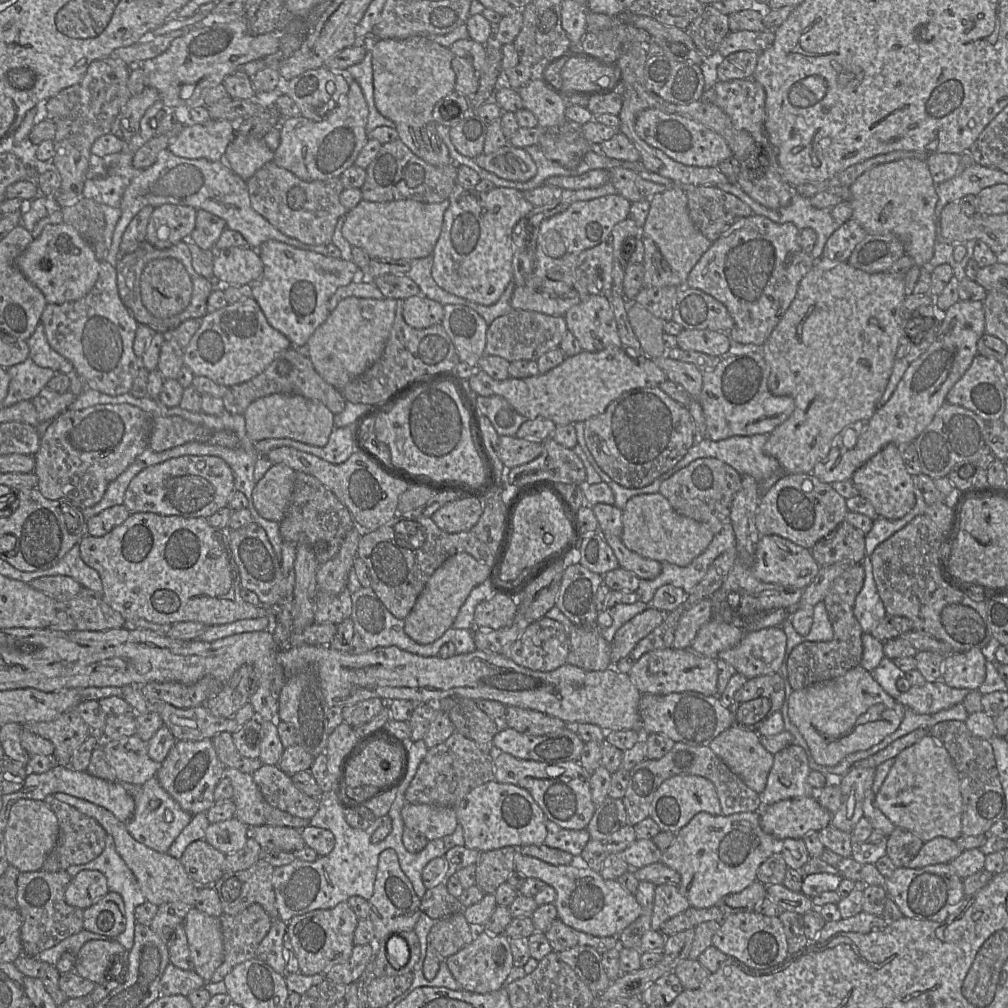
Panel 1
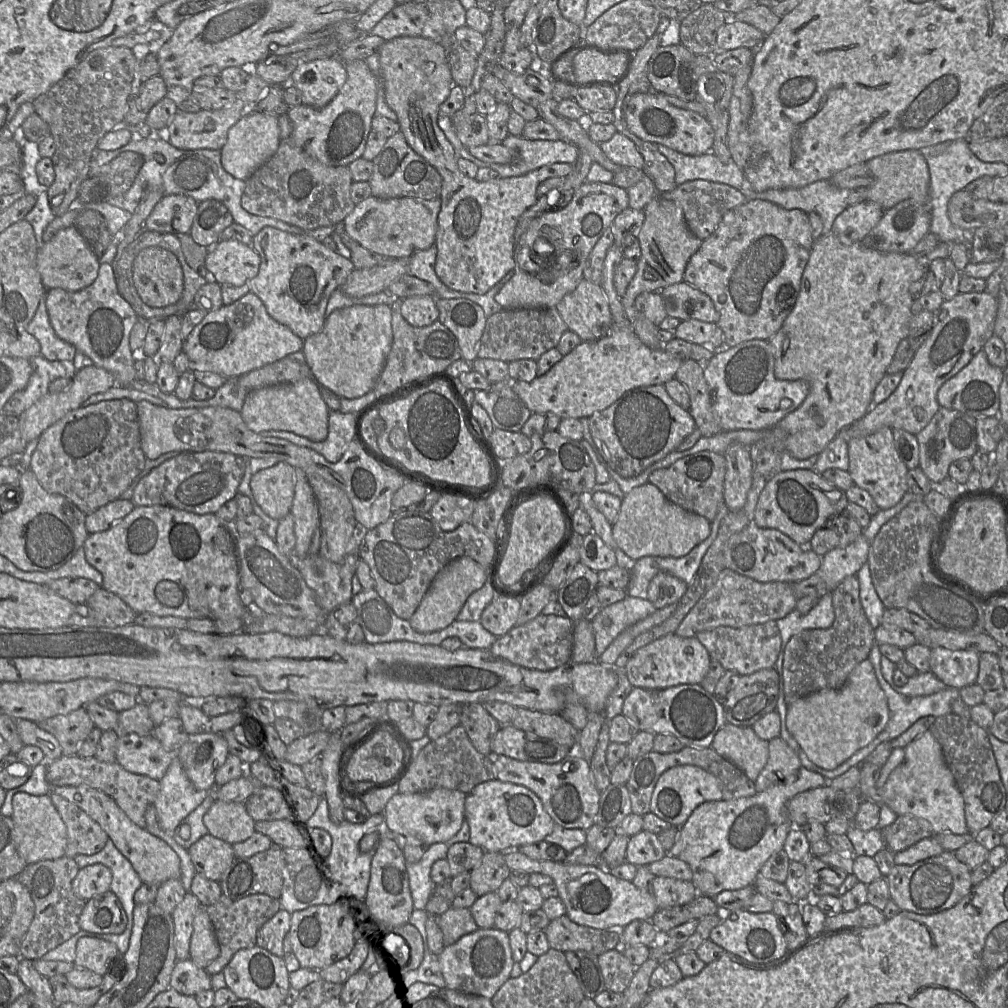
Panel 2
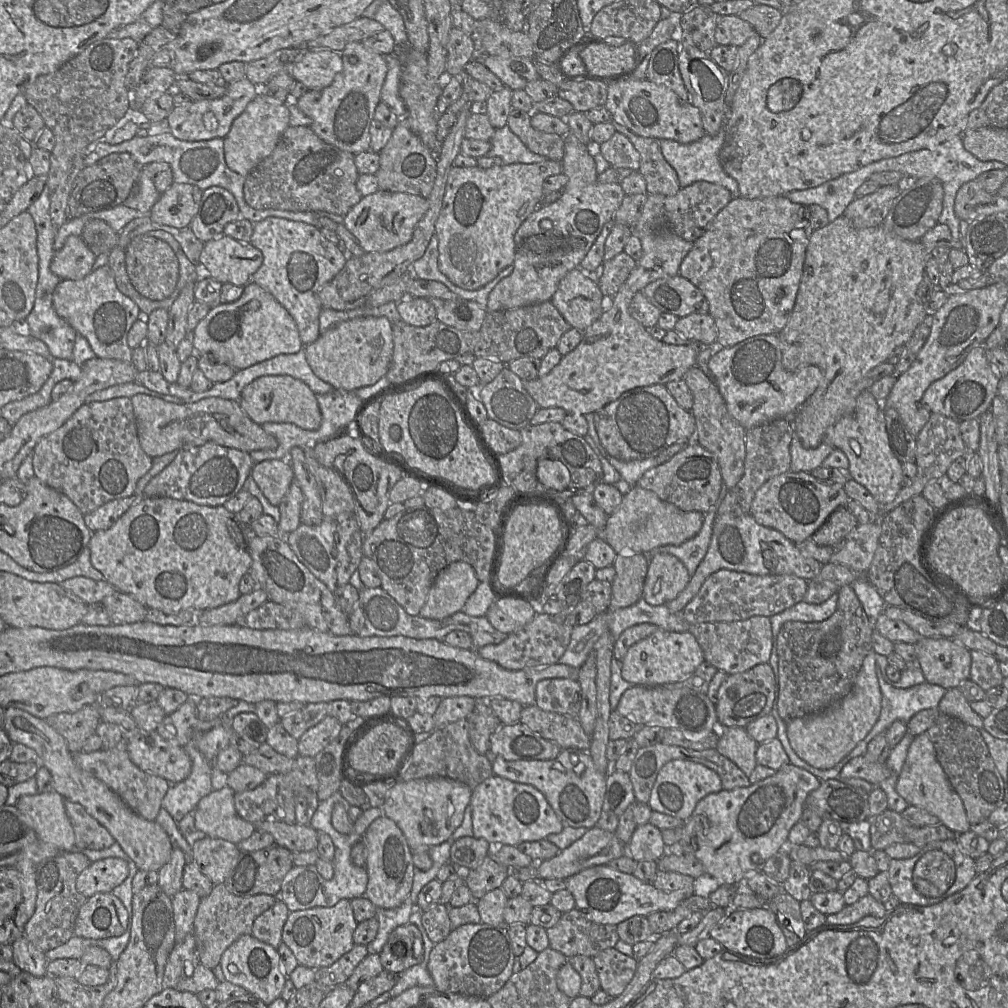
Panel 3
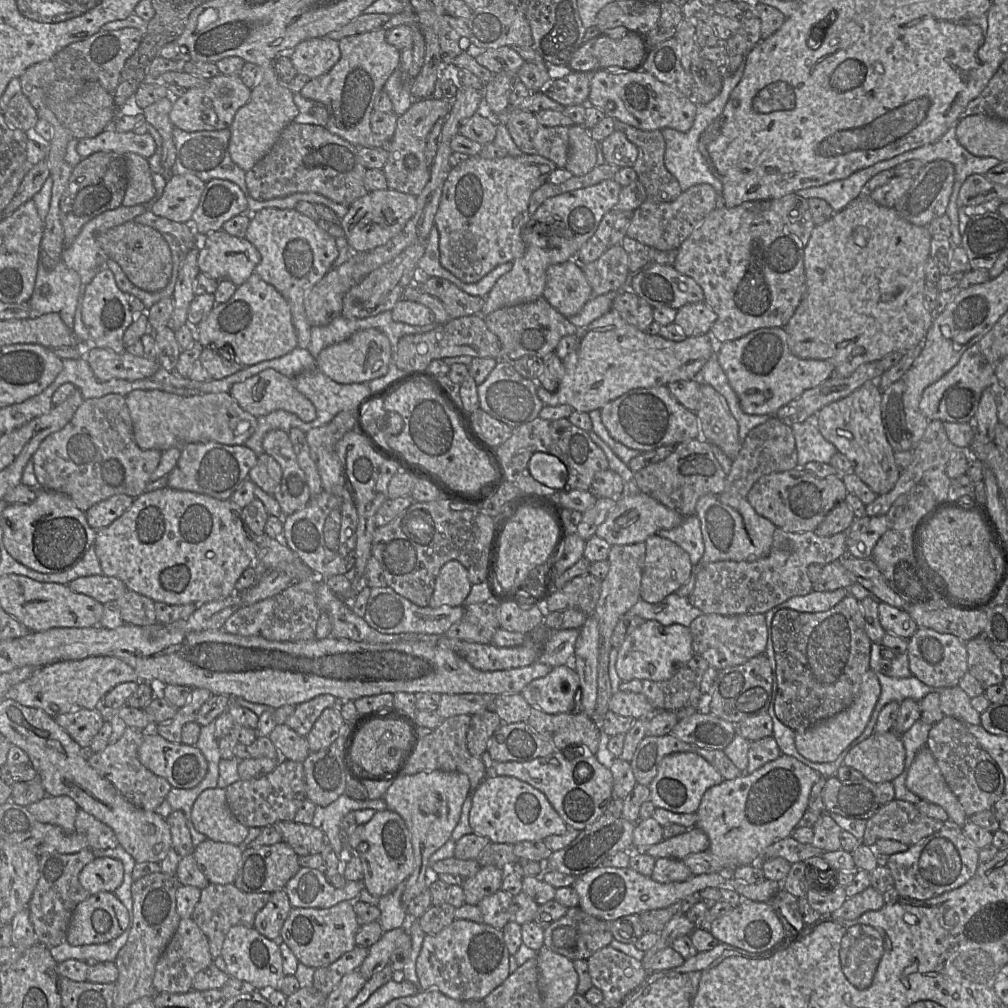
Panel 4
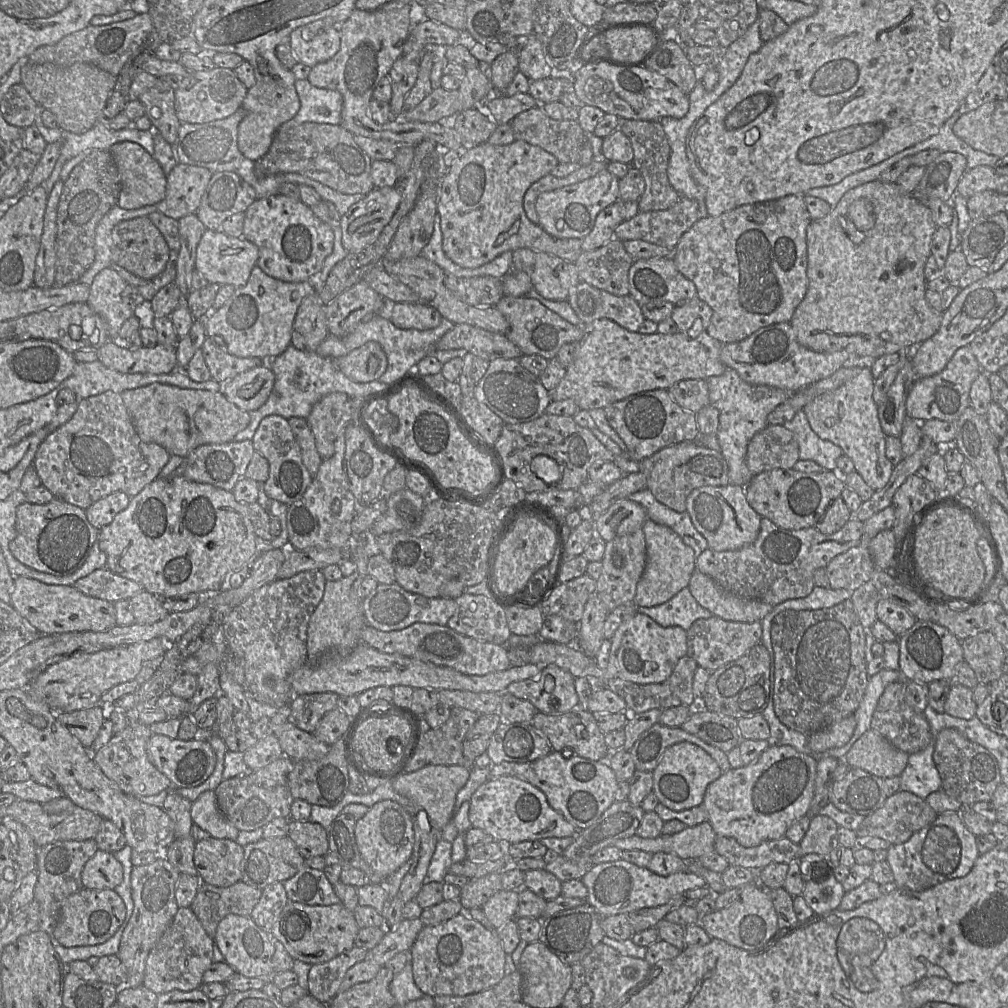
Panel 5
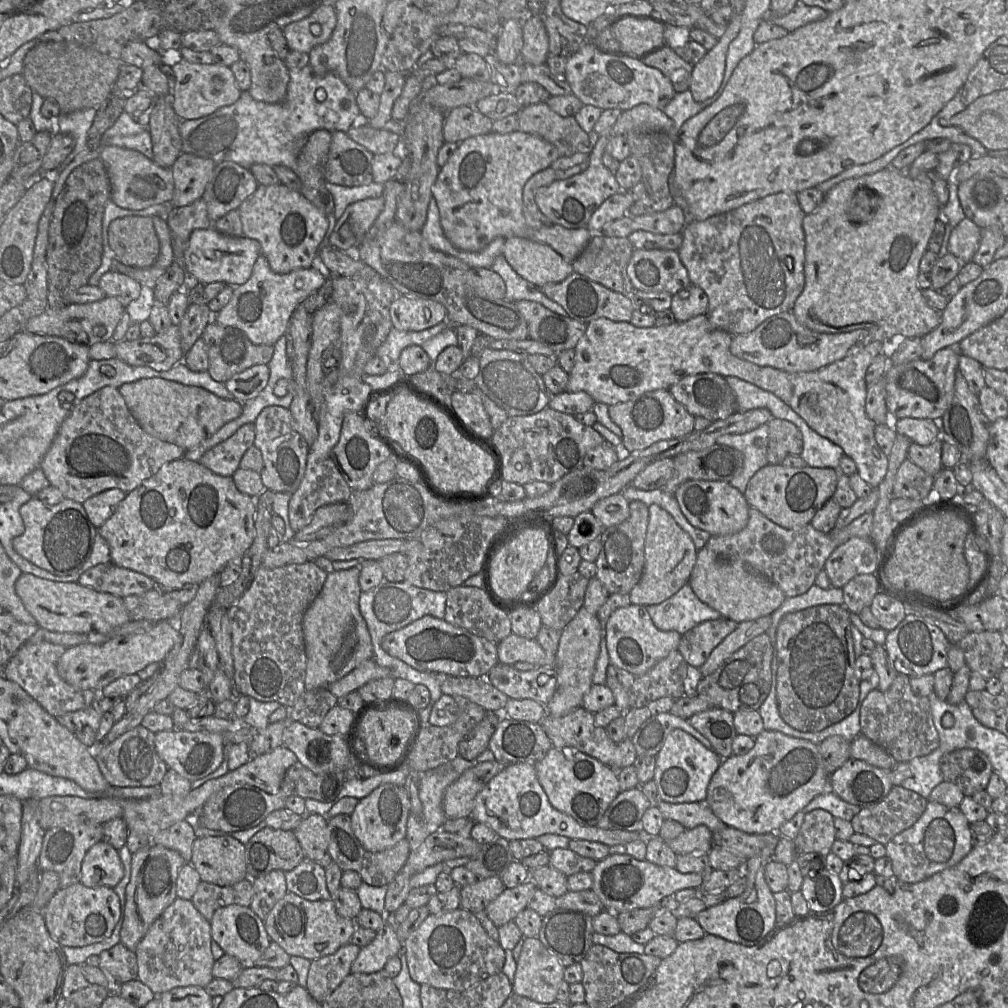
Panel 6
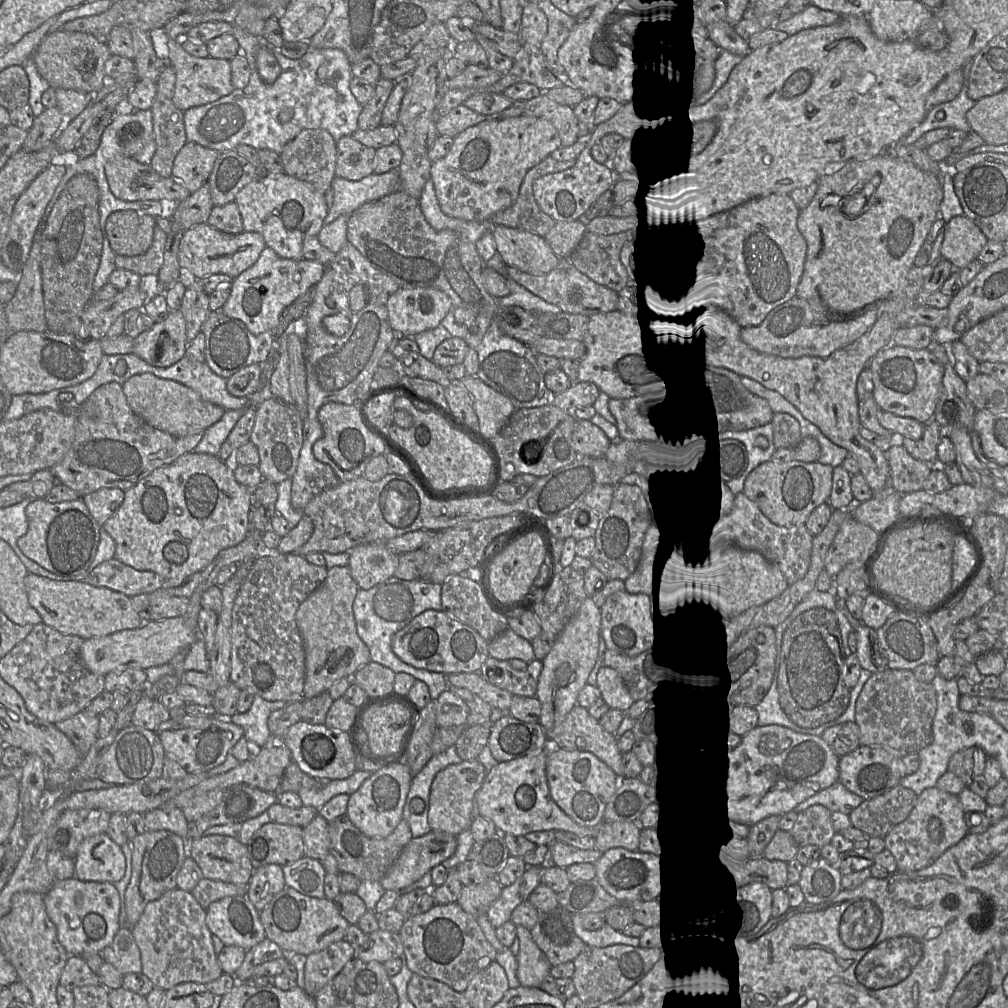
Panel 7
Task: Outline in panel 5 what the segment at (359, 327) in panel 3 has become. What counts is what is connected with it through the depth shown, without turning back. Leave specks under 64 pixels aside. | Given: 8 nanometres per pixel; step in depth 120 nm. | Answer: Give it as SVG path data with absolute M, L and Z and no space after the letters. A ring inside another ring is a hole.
M374 341L334 360L346 377L358 383L378 380L387 368L387 356L381 345Z

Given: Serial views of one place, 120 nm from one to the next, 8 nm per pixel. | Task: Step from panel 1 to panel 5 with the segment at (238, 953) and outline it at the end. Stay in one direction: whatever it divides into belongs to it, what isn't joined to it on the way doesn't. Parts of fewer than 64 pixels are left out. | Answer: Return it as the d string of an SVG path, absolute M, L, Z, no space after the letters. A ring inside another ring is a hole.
M239 881L228 887L201 882L190 906L208 936L214 939L219 922L229 914L250 917L262 889Z

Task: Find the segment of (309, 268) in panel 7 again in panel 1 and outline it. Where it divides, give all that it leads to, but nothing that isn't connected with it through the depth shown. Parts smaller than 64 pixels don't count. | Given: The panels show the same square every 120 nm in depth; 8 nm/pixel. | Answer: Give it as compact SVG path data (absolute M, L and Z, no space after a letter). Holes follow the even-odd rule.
M248 297L228 303L217 310L208 311L184 349L183 361L195 376L205 376L218 384L230 387L252 379L261 373L279 353L290 347L292 345L289 339L268 323L256 300Z

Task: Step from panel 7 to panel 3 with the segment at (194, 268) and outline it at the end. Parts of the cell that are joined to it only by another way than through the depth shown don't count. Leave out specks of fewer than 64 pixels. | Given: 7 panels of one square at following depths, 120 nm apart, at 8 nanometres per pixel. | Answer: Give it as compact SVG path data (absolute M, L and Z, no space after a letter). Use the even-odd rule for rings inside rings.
M221 235L204 244L199 267L222 284L245 286L263 263L263 255L250 242Z

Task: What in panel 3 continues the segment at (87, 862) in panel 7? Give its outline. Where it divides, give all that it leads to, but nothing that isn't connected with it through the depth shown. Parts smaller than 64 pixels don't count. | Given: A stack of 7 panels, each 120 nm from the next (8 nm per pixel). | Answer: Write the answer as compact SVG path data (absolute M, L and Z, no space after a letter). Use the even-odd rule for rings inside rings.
M105 858L91 862L76 879L76 888L85 897L111 892L128 874L126 861L120 858Z

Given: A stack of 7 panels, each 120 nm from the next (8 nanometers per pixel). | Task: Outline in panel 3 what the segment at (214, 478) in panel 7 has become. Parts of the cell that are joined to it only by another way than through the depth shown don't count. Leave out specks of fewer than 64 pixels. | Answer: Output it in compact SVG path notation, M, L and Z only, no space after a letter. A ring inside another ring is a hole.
M142 496L112 527L92 533L90 560L105 581L146 608L158 609L166 614L202 612L234 602L240 597L240 580L252 566L249 553L251 534L250 526L240 520L239 513L231 513L223 505L211 507L187 500Z

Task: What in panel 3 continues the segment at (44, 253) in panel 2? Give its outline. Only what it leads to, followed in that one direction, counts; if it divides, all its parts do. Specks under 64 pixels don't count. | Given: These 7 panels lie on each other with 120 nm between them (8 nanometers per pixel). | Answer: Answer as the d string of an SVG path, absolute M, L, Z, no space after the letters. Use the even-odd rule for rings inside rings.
M71 235L66 239L64 246L55 251L50 263L50 270L61 280L80 280L93 270L96 257L82 236Z

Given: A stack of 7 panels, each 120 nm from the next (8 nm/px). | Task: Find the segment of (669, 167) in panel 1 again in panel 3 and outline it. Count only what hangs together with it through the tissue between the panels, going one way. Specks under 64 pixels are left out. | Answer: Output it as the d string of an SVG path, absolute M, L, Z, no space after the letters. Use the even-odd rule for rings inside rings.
M724 127L716 135L706 133L699 140L688 144L679 143L671 139L660 139L662 154L677 172L680 189L696 181L707 181L727 188L733 198L740 196L737 181L725 172L719 159L719 152L725 141L725 136L726 128Z

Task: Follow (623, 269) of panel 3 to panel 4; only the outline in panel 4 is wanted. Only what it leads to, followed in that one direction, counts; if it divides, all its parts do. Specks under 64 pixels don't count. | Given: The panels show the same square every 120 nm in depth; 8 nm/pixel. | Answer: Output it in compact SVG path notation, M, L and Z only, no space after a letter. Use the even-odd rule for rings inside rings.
M610 245L595 261L581 264L593 296L615 291L628 284L630 289L629 256L622 245Z

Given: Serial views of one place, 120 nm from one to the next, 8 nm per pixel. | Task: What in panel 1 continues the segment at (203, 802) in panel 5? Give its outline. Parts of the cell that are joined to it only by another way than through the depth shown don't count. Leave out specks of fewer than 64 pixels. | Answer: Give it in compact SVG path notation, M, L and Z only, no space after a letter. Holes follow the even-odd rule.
M236 817L211 823L206 830L205 840L225 855L236 852L244 847L249 826Z

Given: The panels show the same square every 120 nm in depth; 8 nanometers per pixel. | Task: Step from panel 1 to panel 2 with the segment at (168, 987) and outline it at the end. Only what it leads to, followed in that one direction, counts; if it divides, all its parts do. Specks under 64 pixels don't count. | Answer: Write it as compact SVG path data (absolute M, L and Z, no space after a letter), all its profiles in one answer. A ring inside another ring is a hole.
M190 959L177 961L171 973L170 988L186 996L195 996L212 988L211 976Z

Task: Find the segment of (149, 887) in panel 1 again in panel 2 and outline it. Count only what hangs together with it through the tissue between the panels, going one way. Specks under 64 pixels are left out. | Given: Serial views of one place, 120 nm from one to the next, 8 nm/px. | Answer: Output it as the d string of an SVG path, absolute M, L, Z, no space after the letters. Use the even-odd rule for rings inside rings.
M87 785L55 786L51 788L51 793L75 804L97 822L115 847L132 864L142 883L160 885L170 879L180 879L180 859L175 851L165 841L132 822L107 794Z

